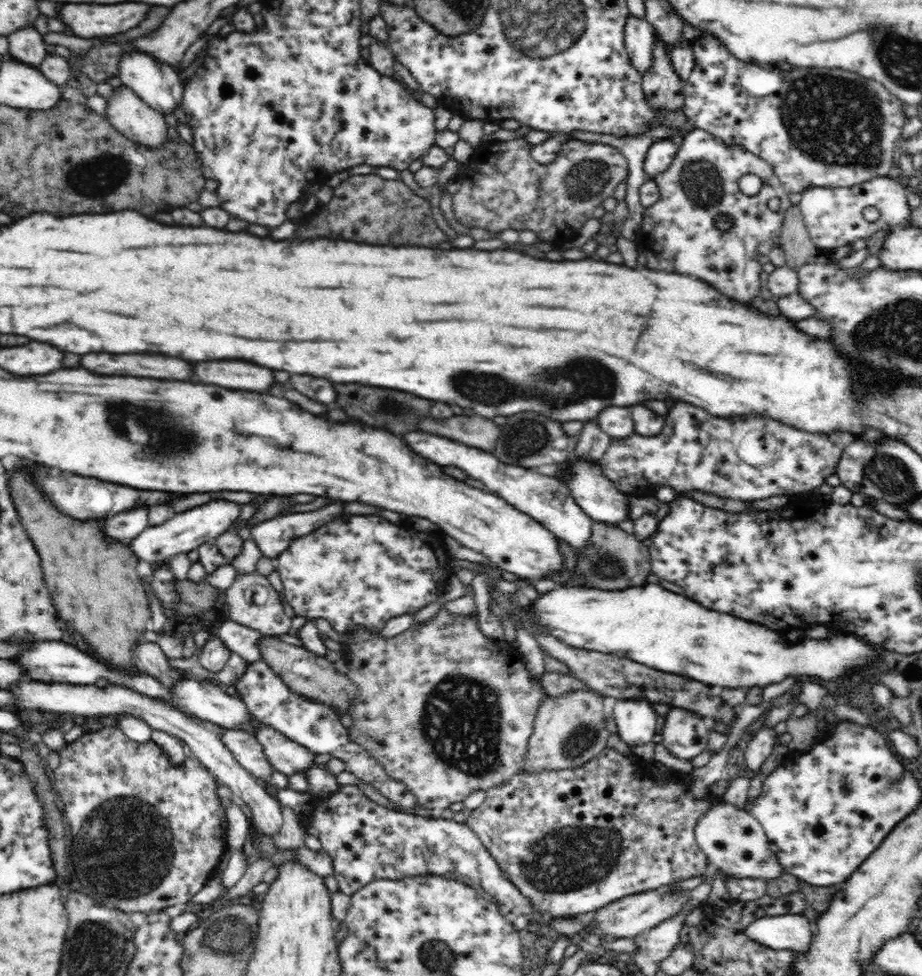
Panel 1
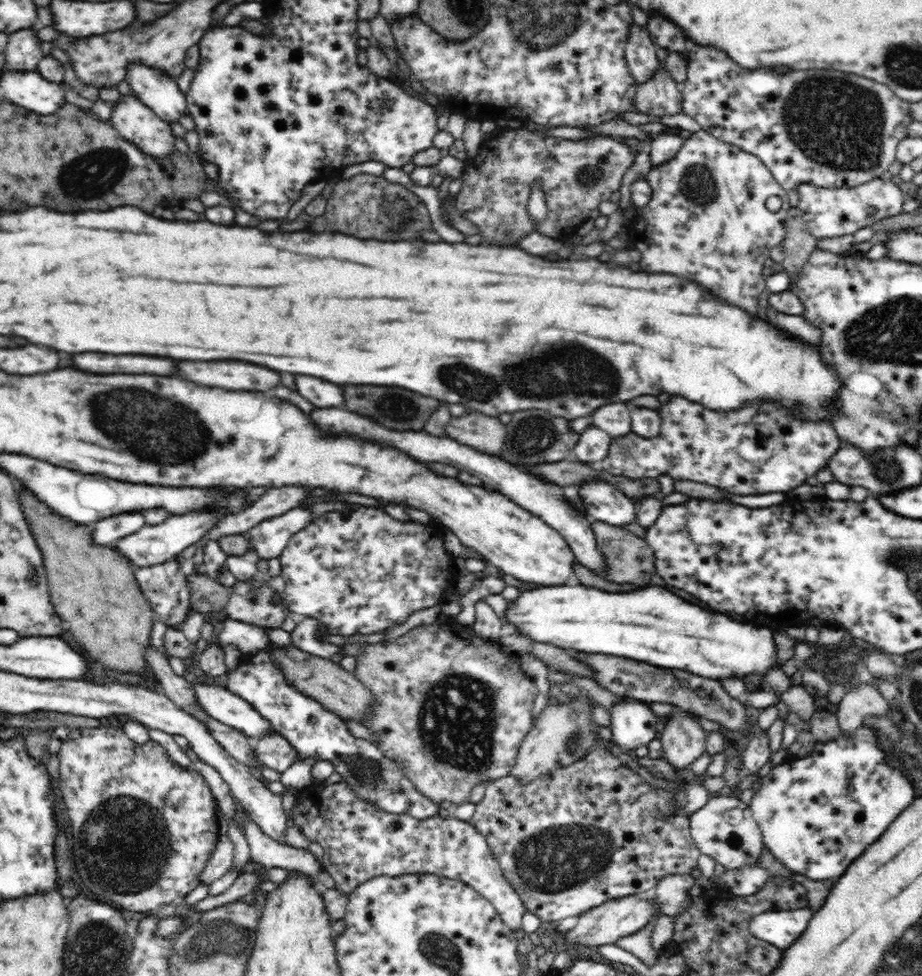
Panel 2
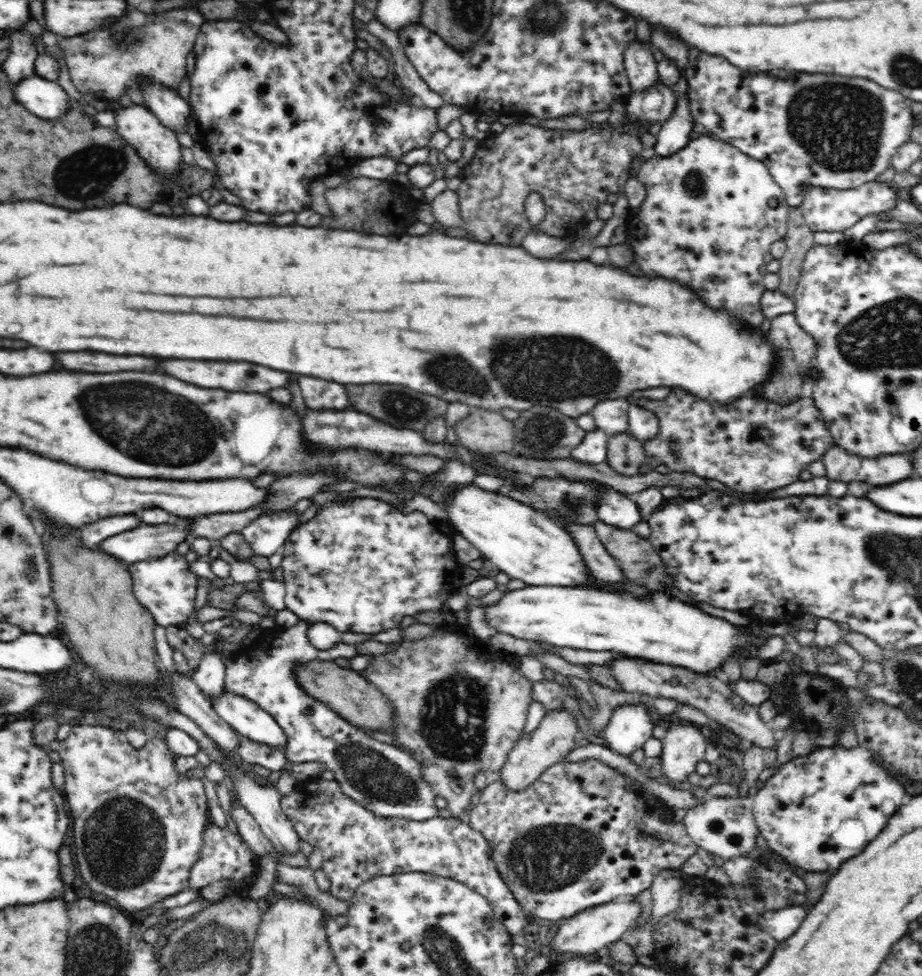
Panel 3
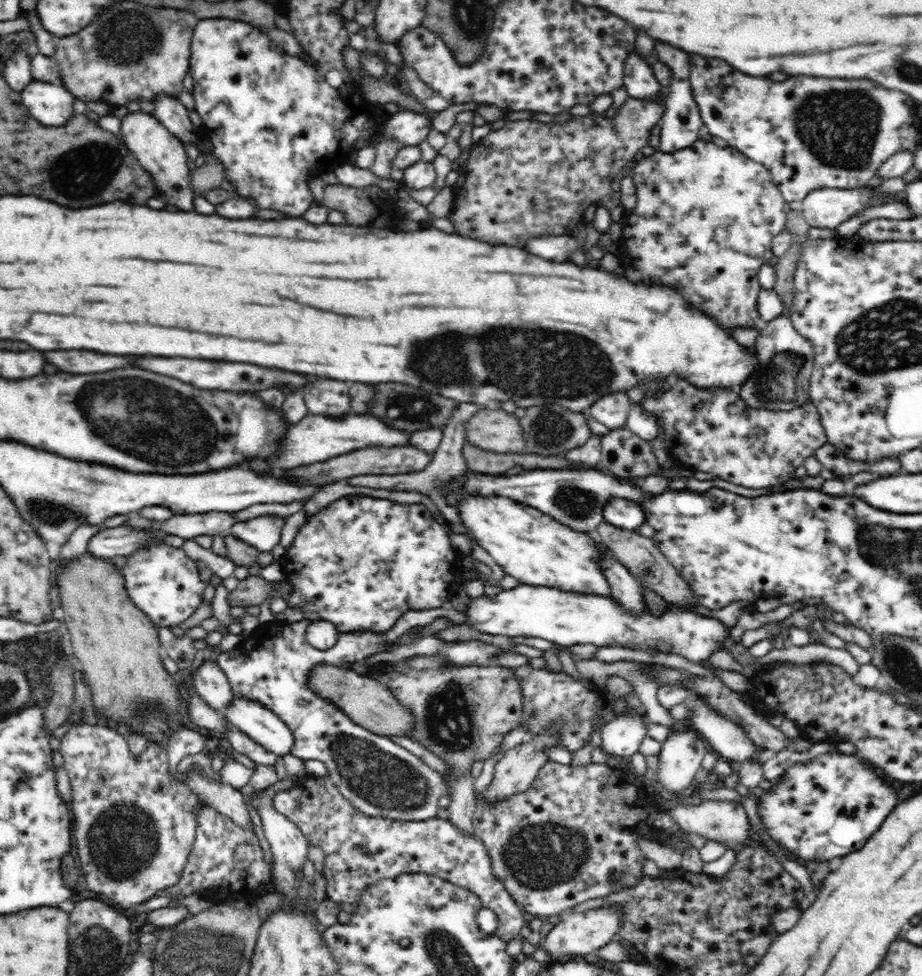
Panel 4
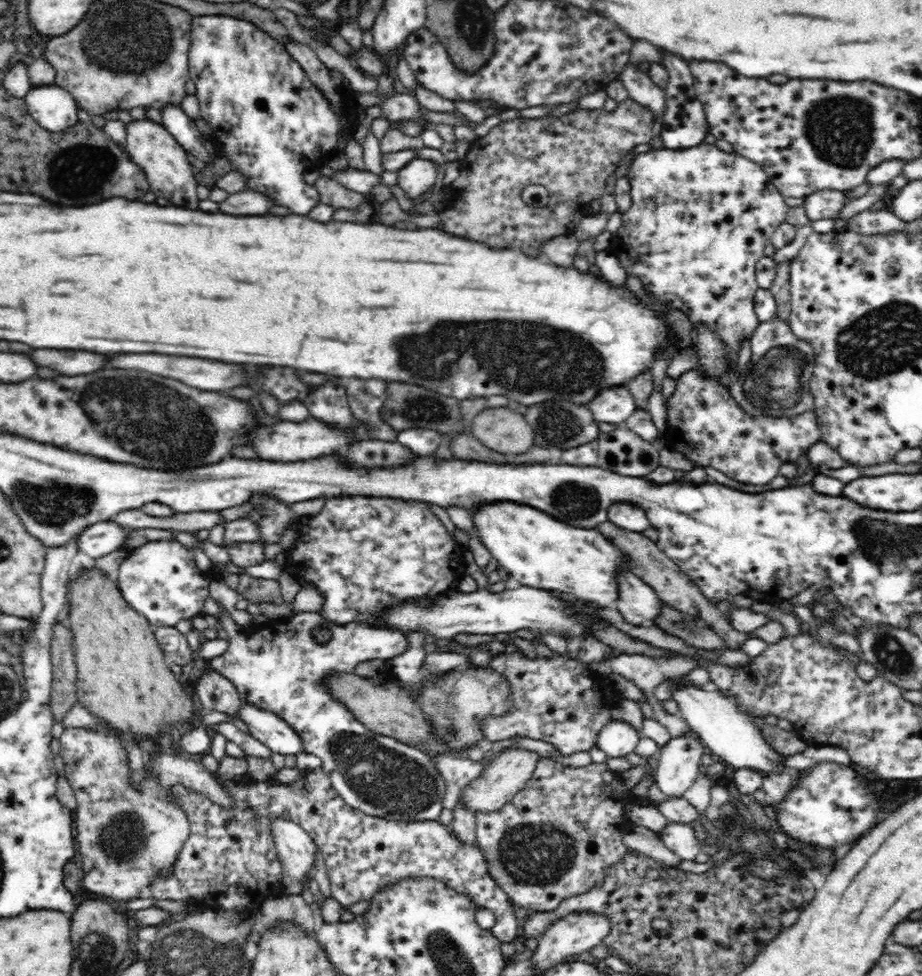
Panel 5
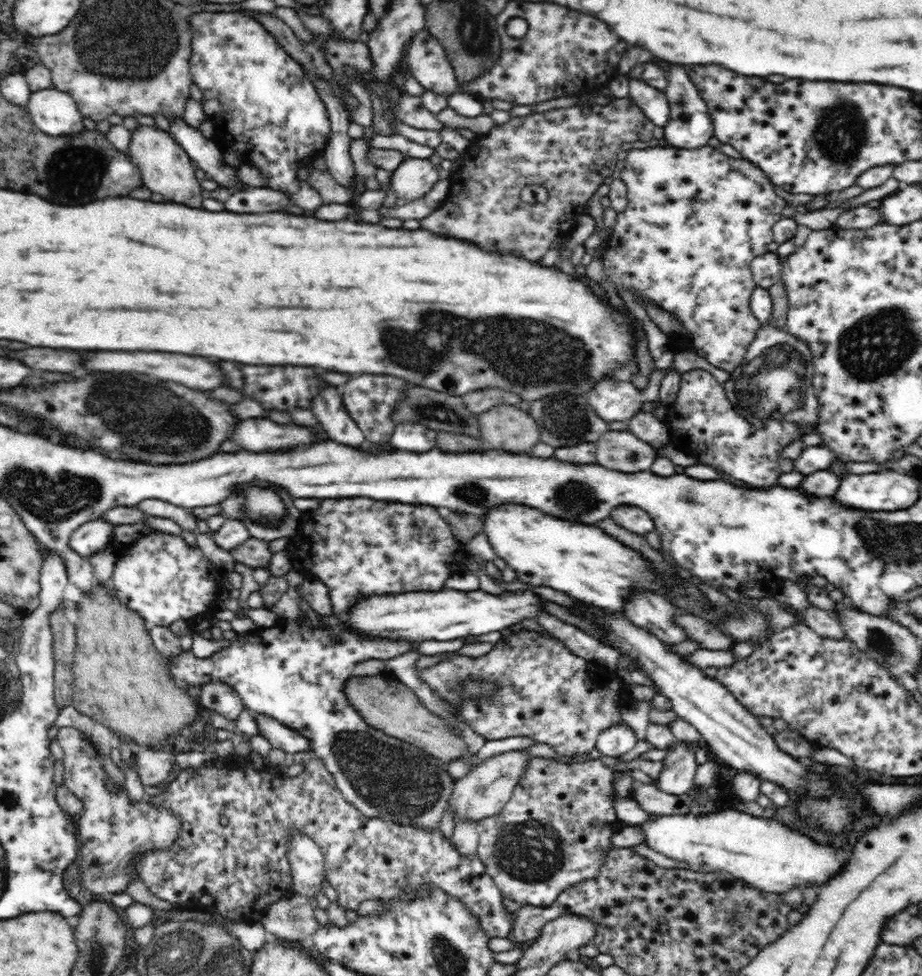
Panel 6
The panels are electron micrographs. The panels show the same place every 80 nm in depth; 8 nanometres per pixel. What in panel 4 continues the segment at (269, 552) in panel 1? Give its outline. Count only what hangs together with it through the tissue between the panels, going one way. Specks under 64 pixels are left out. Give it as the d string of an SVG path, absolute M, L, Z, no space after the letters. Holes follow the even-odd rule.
M260 516L252 520L238 521L230 535L258 549L270 552L280 542L285 518L279 516Z

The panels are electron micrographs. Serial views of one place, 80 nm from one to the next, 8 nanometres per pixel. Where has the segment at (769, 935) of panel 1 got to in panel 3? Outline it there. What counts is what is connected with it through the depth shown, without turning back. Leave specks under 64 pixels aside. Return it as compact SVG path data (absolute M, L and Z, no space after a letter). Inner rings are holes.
M791 906L781 908L776 912L764 912L758 917L760 930L767 932L774 940L782 942L788 940L792 932L800 928L800 924L806 918L807 906Z

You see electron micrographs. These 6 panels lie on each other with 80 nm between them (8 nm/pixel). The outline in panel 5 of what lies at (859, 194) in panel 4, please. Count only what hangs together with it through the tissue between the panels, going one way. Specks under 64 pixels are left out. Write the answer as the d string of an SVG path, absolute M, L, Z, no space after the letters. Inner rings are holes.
M827 191L814 192L804 198L803 207L810 222L822 220L822 218L836 218L840 210L851 200L846 197L846 191Z

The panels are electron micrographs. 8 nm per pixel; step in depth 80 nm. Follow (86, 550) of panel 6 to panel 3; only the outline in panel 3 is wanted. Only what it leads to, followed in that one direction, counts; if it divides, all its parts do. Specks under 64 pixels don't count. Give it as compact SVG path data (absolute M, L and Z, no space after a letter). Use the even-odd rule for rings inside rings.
M180 518L172 523L159 525L141 522L132 530L104 538L97 546L98 550L112 554L126 564L134 564L140 560L160 558L168 552L175 552L178 544L191 540L188 526L190 518Z

